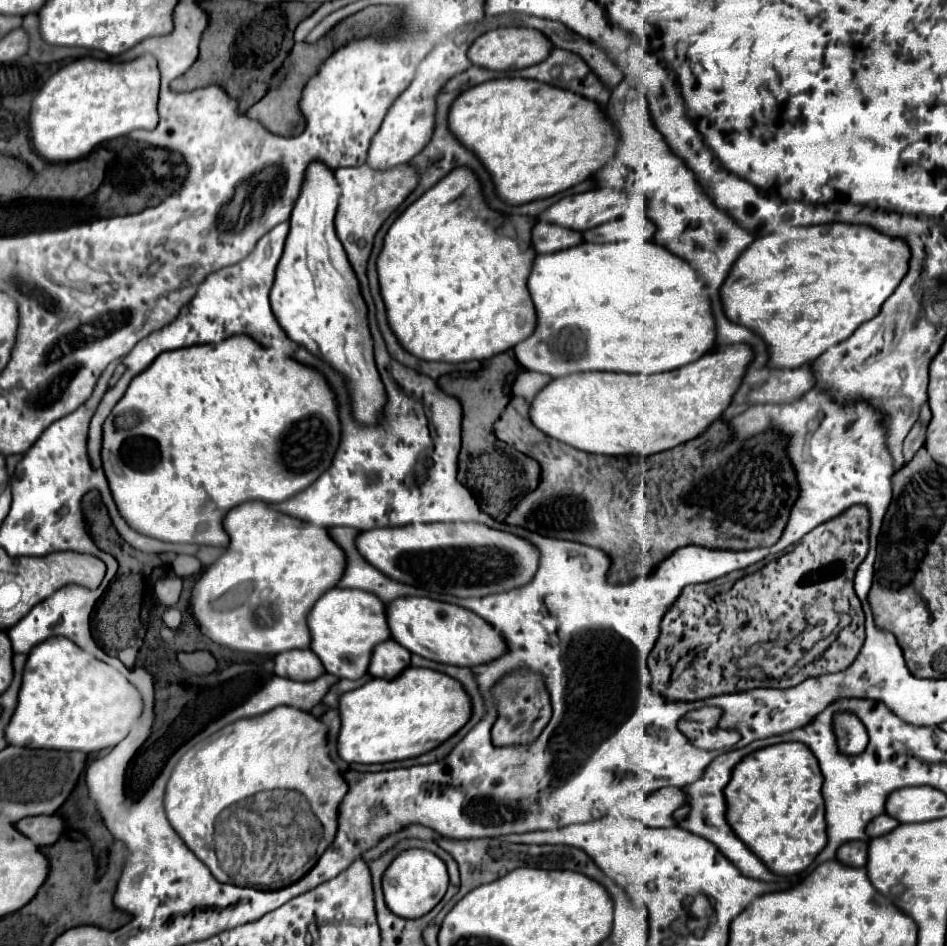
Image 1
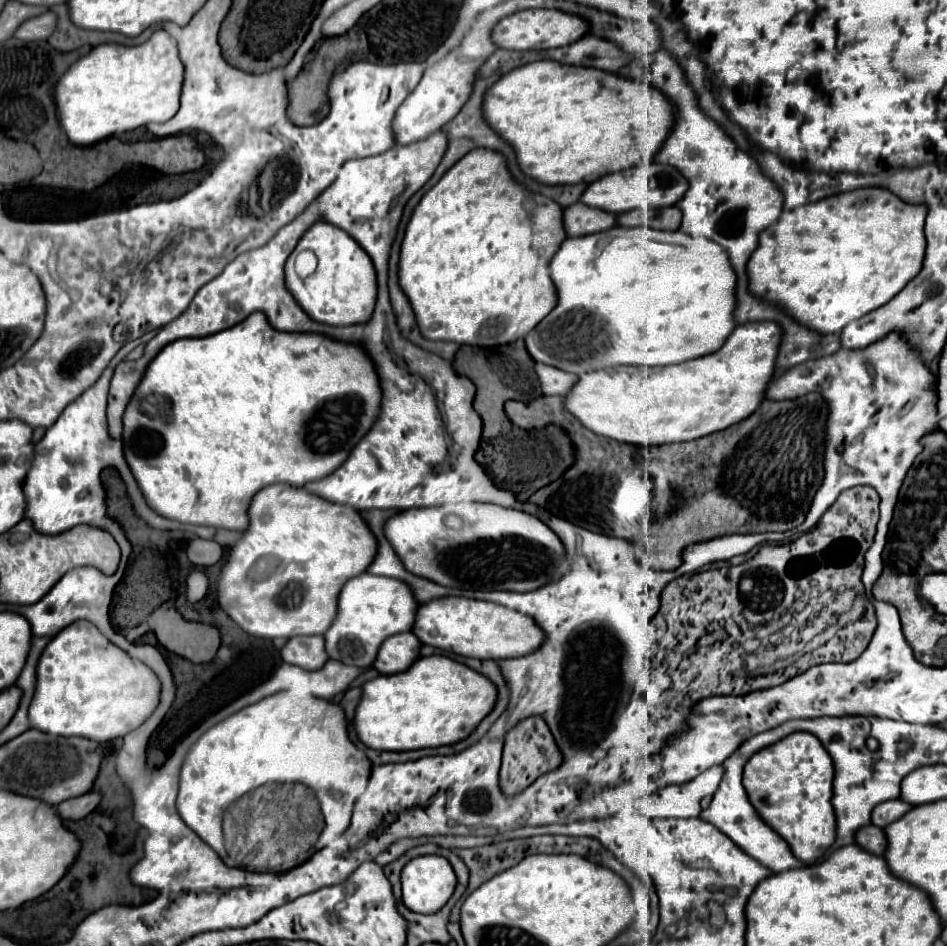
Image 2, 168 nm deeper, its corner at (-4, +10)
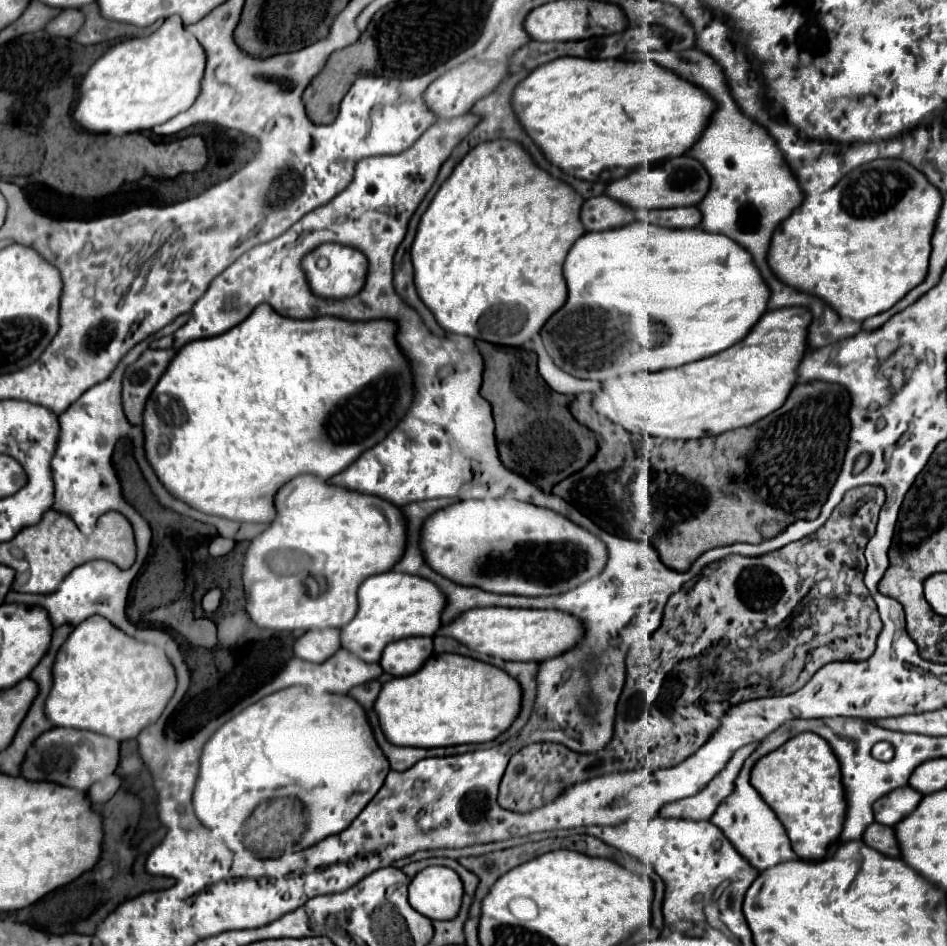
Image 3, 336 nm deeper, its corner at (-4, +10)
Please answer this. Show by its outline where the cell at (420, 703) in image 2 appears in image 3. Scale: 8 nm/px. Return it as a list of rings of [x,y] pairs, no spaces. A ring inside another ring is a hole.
[[[457,653],[433,655],[417,673],[387,681],[375,701],[385,737],[393,745],[409,747],[449,747],[461,743],[487,743],[505,733],[521,711],[523,691],[517,679],[503,669]]]

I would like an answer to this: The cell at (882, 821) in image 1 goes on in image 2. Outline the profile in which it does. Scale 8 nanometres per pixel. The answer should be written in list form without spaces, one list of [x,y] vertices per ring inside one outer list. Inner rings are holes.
[[[901,799],[879,803],[879,805],[873,809],[871,823],[873,823],[875,827],[881,827],[881,829],[883,829],[883,827],[887,827],[889,823],[897,821],[899,817],[903,817],[909,809],[911,809],[911,805],[907,805],[907,803],[901,801]]]

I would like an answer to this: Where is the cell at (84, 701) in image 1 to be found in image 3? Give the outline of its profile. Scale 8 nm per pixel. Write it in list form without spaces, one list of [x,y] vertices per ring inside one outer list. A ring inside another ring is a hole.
[[[93,615],[75,627],[75,631],[57,653],[53,665],[53,689],[45,701],[45,713],[57,727],[91,729],[93,733],[103,733],[107,737],[127,741],[135,739],[145,727],[153,725],[161,717],[163,709],[175,693],[175,687],[177,675],[163,649],[145,641],[137,641],[135,637],[111,625],[111,621],[107,621],[105,617]]]

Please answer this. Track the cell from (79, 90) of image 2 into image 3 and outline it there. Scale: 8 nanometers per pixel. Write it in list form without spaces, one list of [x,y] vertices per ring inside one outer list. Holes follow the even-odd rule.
[[[173,15],[153,35],[117,43],[95,61],[79,85],[75,121],[93,133],[123,135],[153,129],[195,103],[201,93],[205,65],[203,45],[185,31],[181,17]]]

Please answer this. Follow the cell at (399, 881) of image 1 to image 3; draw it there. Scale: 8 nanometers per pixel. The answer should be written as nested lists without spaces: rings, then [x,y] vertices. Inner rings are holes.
[[[427,867],[409,885],[409,903],[431,921],[455,919],[461,909],[463,883],[453,869]]]

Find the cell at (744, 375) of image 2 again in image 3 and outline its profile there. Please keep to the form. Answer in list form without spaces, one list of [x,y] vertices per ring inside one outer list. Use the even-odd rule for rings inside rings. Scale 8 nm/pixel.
[[[783,307],[767,311],[743,341],[717,355],[667,371],[643,371],[605,381],[603,389],[595,393],[595,409],[631,433],[667,439],[699,439],[753,425],[777,411],[795,387],[799,363],[807,353],[807,331],[811,319],[813,315],[807,307]]]

